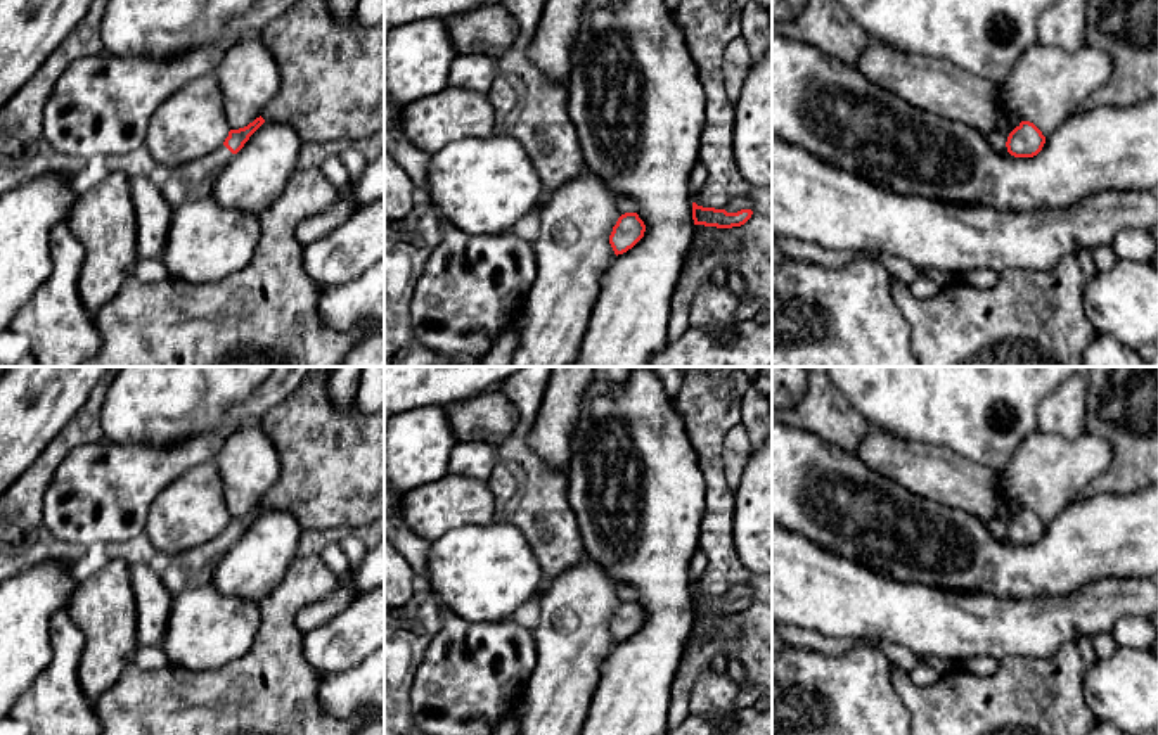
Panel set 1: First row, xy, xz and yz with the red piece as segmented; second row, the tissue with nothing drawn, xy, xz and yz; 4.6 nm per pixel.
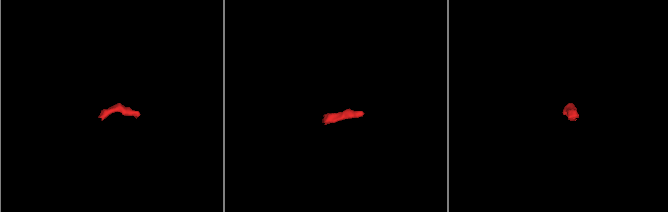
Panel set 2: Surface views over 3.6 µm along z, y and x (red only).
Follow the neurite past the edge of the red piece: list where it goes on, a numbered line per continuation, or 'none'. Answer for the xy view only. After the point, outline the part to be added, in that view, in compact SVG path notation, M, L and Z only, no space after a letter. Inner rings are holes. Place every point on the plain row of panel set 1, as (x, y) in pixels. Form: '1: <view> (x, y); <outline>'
1: xy (191, 568); M222 533L201 546L173 555L168 569L161 574L164 586L173 595L178 595L190 586L209 583L218 560L232 543L234 541Z

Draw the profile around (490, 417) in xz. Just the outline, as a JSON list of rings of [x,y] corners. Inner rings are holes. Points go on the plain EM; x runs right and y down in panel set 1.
[[[502,391],[450,403],[443,412],[459,443],[485,441],[497,446],[516,425],[516,408]]]

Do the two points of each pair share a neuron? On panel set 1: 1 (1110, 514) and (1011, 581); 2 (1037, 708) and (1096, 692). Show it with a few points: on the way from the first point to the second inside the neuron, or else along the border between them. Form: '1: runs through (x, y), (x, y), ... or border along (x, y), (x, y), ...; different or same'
1: runs through (1086, 538), (1058, 564), (1035, 569); same
2: border along (1098, 659), (1084, 685), (1084, 701), (1094, 716); different

